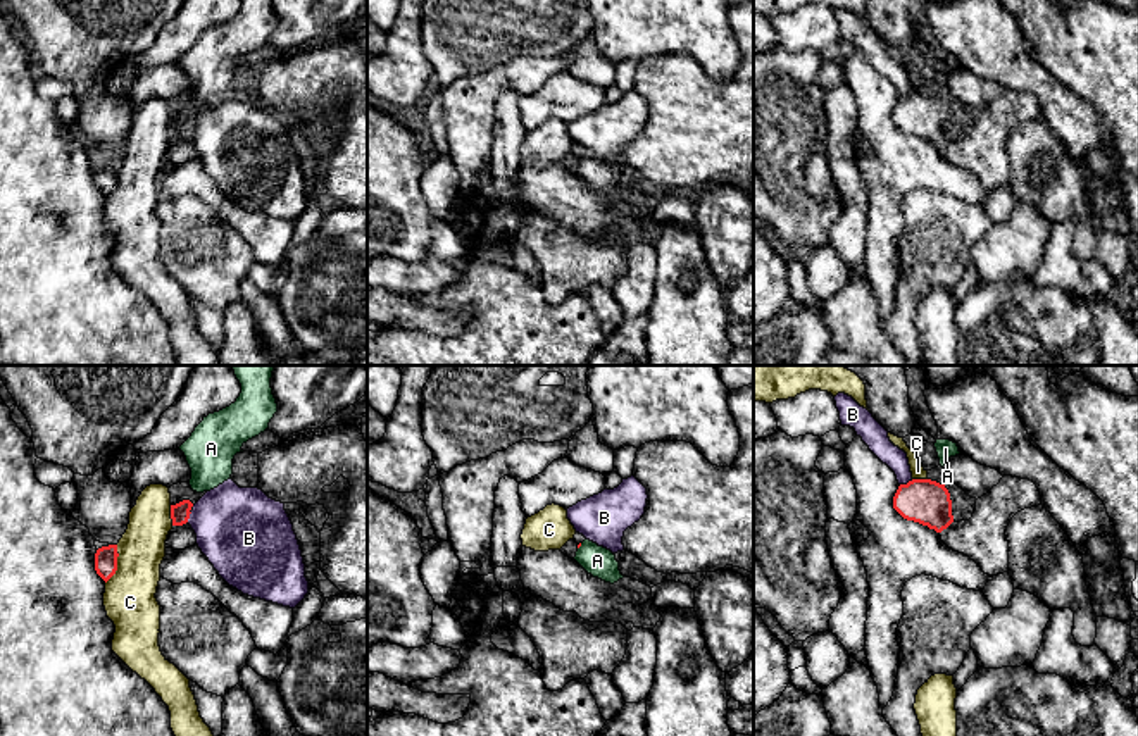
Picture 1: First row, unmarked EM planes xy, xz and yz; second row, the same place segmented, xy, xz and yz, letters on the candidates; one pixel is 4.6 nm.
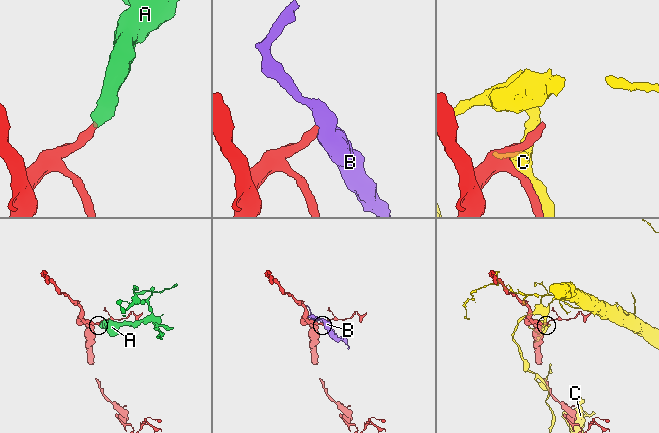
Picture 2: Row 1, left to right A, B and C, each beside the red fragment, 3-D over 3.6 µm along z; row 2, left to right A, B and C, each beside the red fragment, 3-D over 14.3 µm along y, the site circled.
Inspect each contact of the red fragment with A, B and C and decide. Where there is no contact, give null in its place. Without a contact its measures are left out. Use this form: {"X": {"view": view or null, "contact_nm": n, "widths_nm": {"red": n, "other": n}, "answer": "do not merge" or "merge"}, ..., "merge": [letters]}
{"A": {"view": "xz", "contact_nm": 40, "widths_nm": {"red": 20, "other": 140}, "answer": "merge"}, "B": {"view": "yz", "contact_nm": 70, "widths_nm": {"red": 200, "other": 110}, "answer": "do not merge"}, "C": {"view": "xy", "contact_nm": 190, "widths_nm": {"red": 110, "other": 240}, "answer": "do not merge"}, "merge": ["A"]}

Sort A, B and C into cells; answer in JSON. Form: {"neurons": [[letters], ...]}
{"neurons": [["A"], ["B"], ["C"]]}

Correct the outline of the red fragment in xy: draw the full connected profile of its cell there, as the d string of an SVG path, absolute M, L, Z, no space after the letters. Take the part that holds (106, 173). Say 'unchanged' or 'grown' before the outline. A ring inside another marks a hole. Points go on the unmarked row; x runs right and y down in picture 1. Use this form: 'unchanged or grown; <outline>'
unchanged; M117 159L102 160L95 167L95 184L107 196L117 184Z

